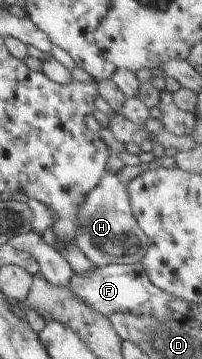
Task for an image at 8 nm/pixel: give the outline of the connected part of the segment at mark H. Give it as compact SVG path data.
M105 172L100 184L86 195L76 222L80 229L75 234L75 244L95 267L139 264L147 253L148 237L133 217L127 184L120 182L114 172Z

